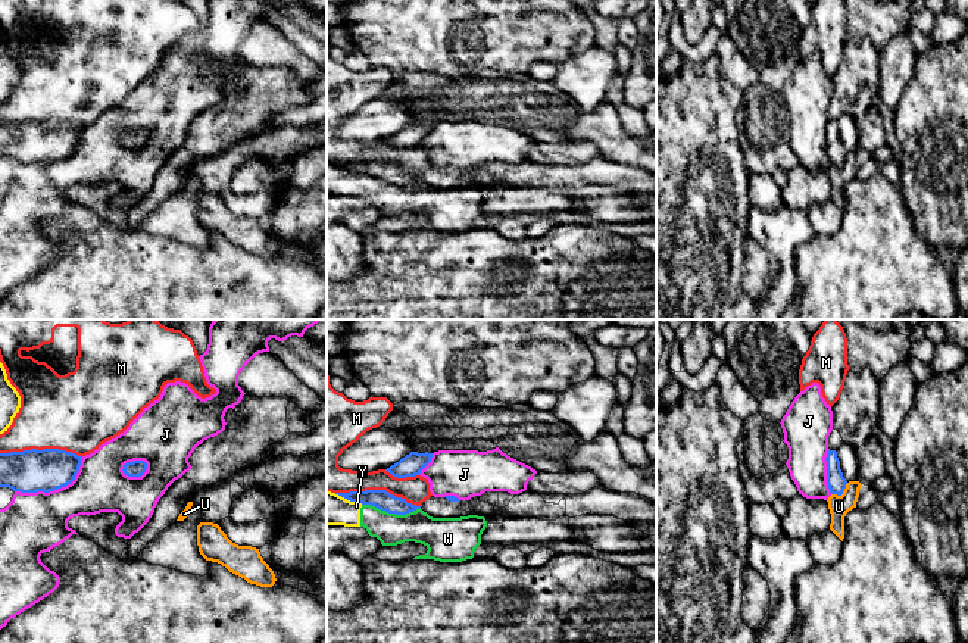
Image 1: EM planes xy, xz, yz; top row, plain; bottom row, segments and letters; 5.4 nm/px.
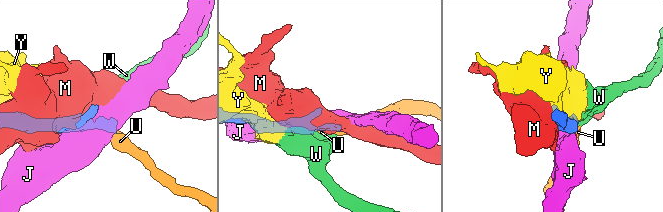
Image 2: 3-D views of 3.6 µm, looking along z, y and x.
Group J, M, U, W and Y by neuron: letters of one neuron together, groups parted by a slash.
J / M / U / W Y

